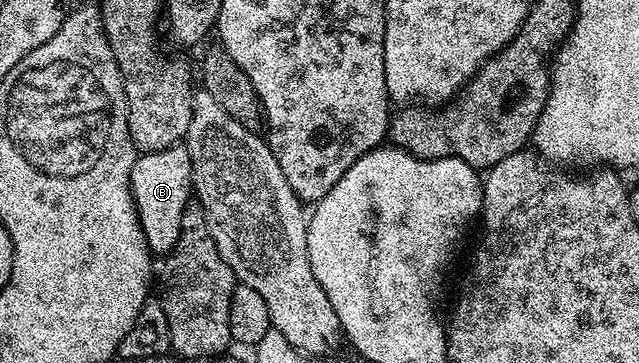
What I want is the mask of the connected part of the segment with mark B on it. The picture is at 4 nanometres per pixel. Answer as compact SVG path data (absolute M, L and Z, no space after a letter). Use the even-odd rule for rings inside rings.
M186 144L136 156L131 172L131 194L135 200L135 210L139 212L141 231L152 254L170 254L179 238L185 207L193 197L191 160Z

